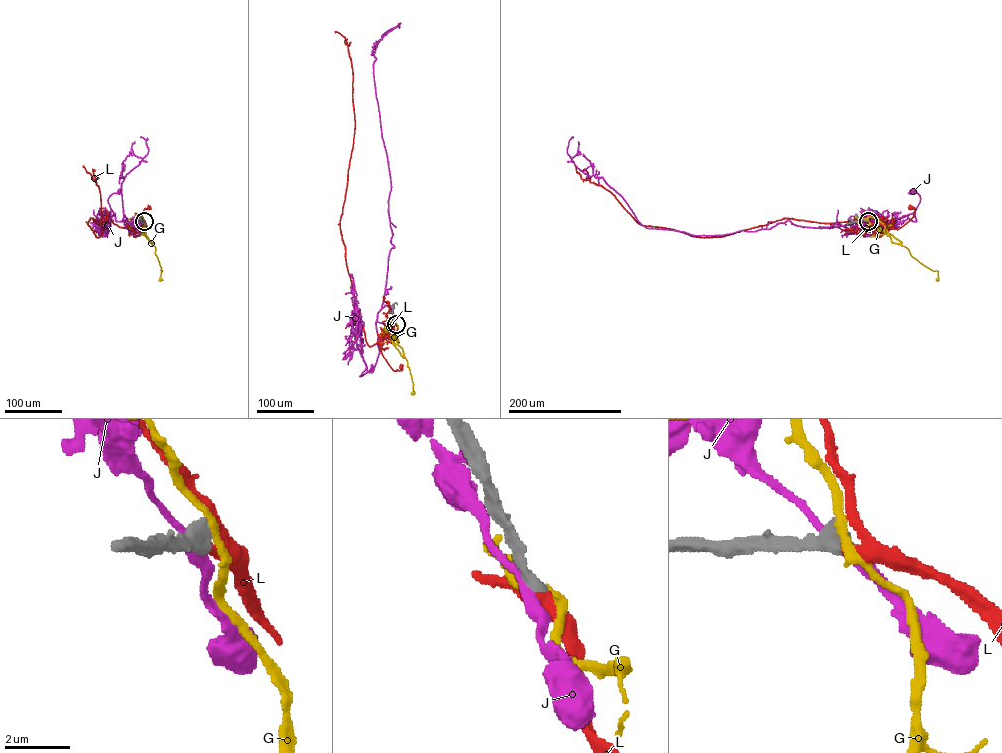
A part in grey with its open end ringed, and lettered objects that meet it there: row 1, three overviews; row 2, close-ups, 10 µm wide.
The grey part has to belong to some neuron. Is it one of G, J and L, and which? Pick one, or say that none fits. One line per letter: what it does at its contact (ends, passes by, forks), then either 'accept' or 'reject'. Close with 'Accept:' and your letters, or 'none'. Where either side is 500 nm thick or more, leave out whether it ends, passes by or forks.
G: reject
J: reject
L: accept
Accept: L

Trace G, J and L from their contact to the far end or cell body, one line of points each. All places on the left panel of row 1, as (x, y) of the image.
G: (144, 220), (140, 217), (142, 230), (155, 247), (162, 270), (160, 279)
J: (144, 221), (139, 216), (129, 223), (124, 221), (124, 215), (121, 221), (116, 220), (108, 199), (120, 190)
L: (144, 221), (145, 224), (127, 228), (149, 207)

